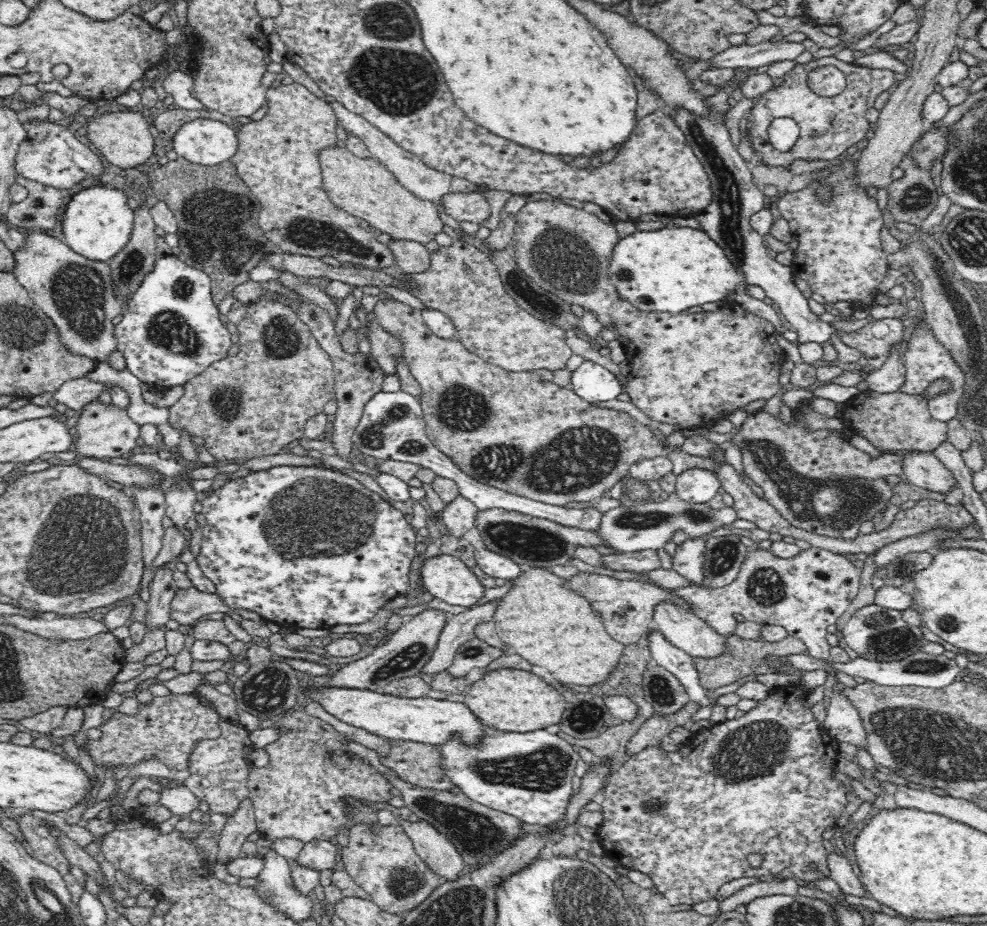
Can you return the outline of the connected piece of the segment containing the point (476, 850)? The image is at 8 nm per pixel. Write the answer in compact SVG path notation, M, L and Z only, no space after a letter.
M382 774L390 783L392 783L392 788L400 790L402 793L402 799L405 802L405 806L408 807L413 813L418 814L421 820L428 822L432 827L436 828L438 832L446 836L446 838L456 847L456 850L461 854L463 861L468 866L472 866L473 870L478 870L480 866L484 865L486 862L490 862L496 854L504 852L508 846L512 846L518 838L522 838L526 833L526 830L522 828L524 822L520 821L518 818L512 817L510 814L505 814L504 812L493 810L489 806L484 806L479 802L474 802L471 798L468 798L465 794L452 793L450 791L443 790L432 790L427 788L422 788L414 784L410 784L394 775Z

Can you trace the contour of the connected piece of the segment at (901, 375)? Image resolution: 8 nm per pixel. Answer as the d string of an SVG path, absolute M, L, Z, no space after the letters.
M894 346L888 354L888 360L878 370L871 370L864 380L868 383L868 389L880 394L898 392L904 383L906 367L904 366L902 350Z

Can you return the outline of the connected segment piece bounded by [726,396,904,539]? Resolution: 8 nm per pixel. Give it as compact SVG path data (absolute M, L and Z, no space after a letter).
M814 396L812 402L808 401L808 404L792 409L791 425L785 424L779 415L771 415L764 409L750 412L741 429L726 446L736 445L741 449L745 473L762 488L768 504L774 506L792 526L822 536L851 539L858 536L858 529L866 520L877 517L890 506L890 497L894 495L892 486L885 482L885 477L892 475L900 477L903 474L904 463L902 453L899 452L881 453L878 457L872 458L869 454L849 445L849 434L846 429L813 431L803 426L804 416L809 410L834 418L836 406L837 402Z

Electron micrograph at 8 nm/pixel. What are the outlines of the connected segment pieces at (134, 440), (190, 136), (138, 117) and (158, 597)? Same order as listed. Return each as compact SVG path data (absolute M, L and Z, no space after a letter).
M94 399L81 408L73 431L73 450L78 457L94 459L120 458L138 446L138 437L140 437L140 425L130 418L126 409L104 403L99 399Z
M196 119L178 128L170 147L191 163L214 168L220 162L230 161L236 154L238 135L232 125Z
M117 111L94 115L91 118L82 120L86 128L86 137L96 148L98 152L104 154L108 162L119 166L120 168L136 168L142 166L150 160L150 156L157 150L154 148L156 141L148 129L148 123L141 112Z
M167 564L154 569L155 576L149 585L150 599L144 620L146 631L164 628L171 619L171 602L179 589L174 582L173 572L167 568Z

